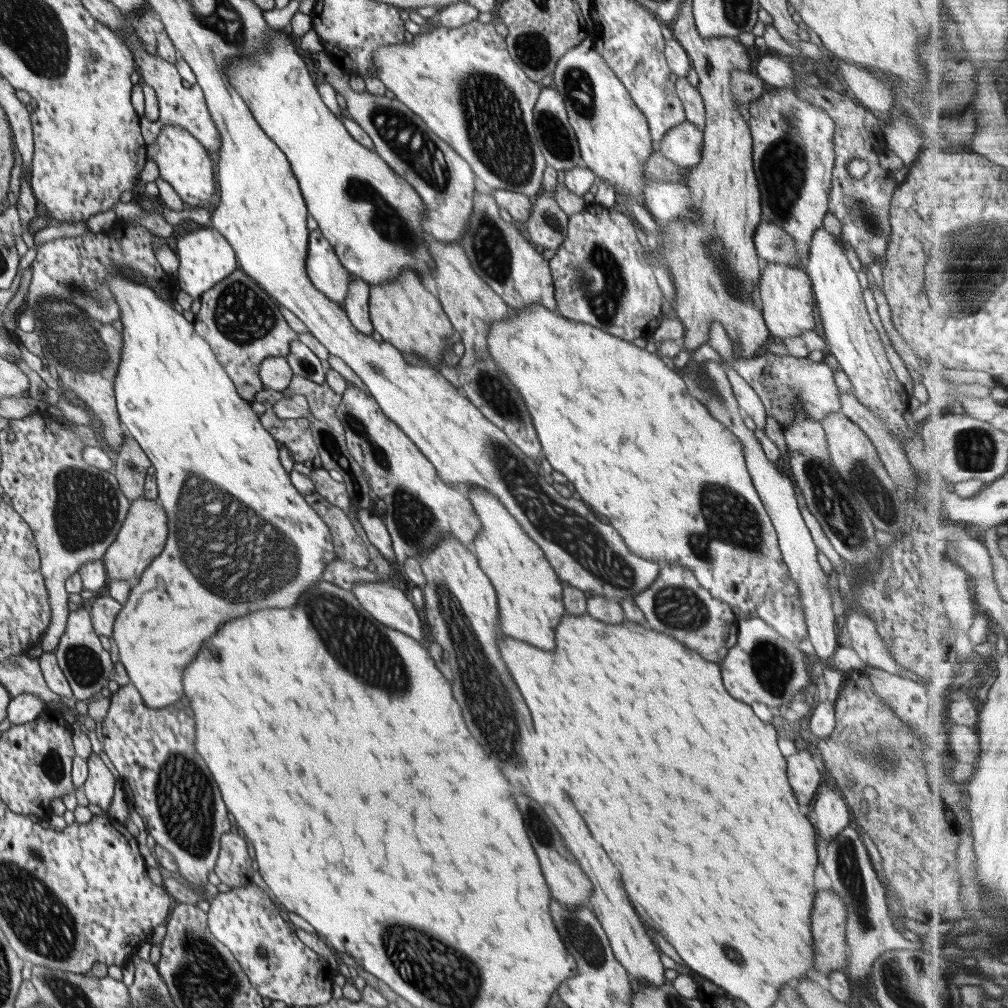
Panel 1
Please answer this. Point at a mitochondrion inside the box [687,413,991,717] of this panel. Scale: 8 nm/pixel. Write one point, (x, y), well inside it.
(844, 521)

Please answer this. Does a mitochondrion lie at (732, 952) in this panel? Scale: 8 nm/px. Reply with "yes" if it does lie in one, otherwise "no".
yes

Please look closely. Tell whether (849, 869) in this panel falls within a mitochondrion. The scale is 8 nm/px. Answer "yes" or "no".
yes

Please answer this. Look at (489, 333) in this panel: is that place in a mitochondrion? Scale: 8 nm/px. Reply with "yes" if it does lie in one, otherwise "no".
no

